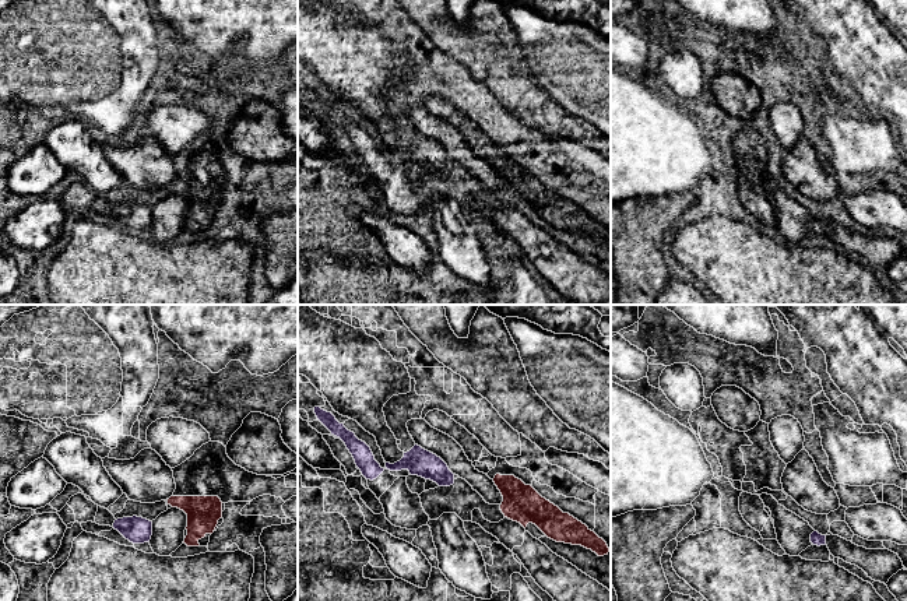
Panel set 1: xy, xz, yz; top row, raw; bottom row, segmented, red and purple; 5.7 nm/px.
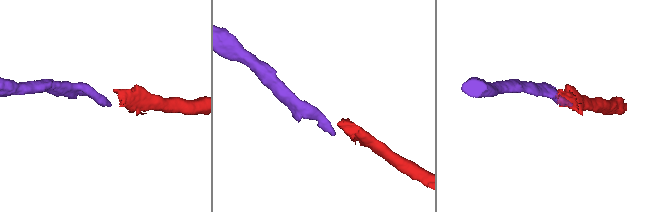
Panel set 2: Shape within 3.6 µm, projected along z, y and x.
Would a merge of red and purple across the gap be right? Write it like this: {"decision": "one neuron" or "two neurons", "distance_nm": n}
{"decision": "two neurons", "distance_nm": 140}

